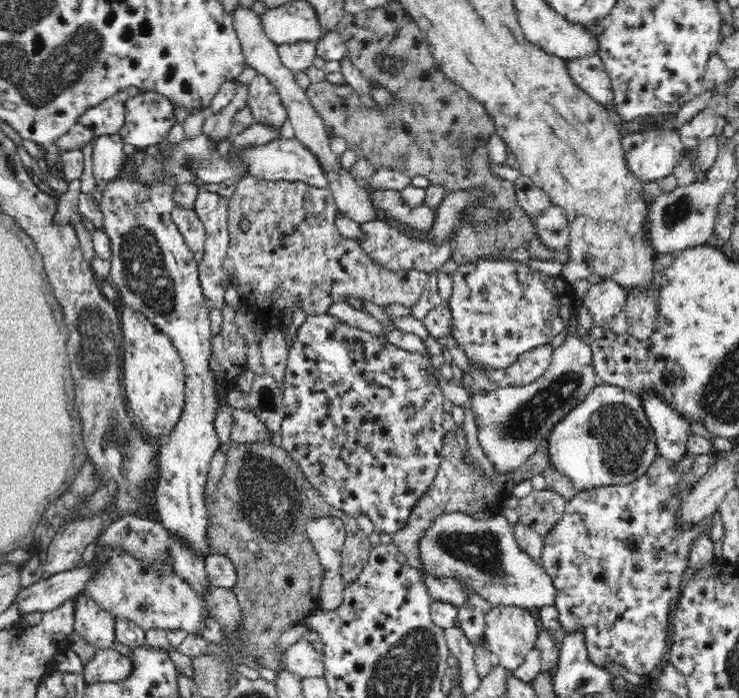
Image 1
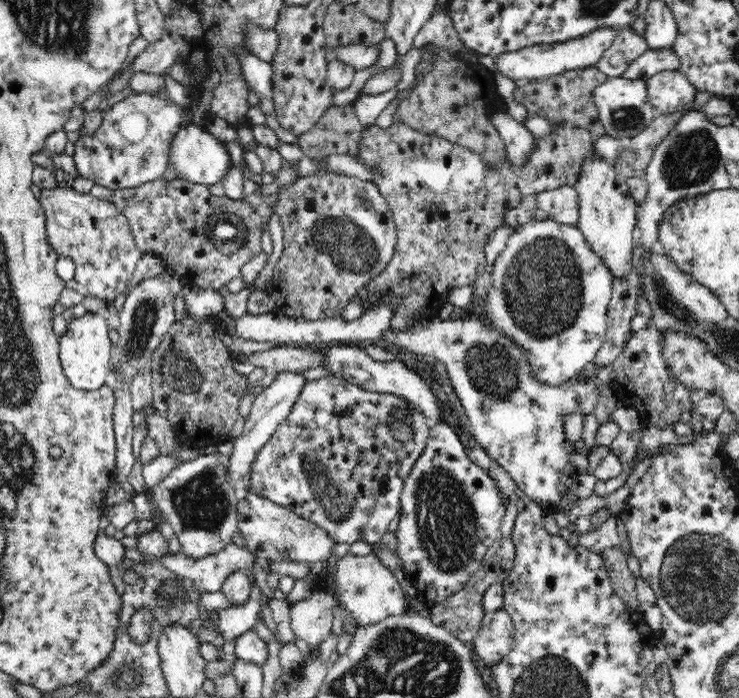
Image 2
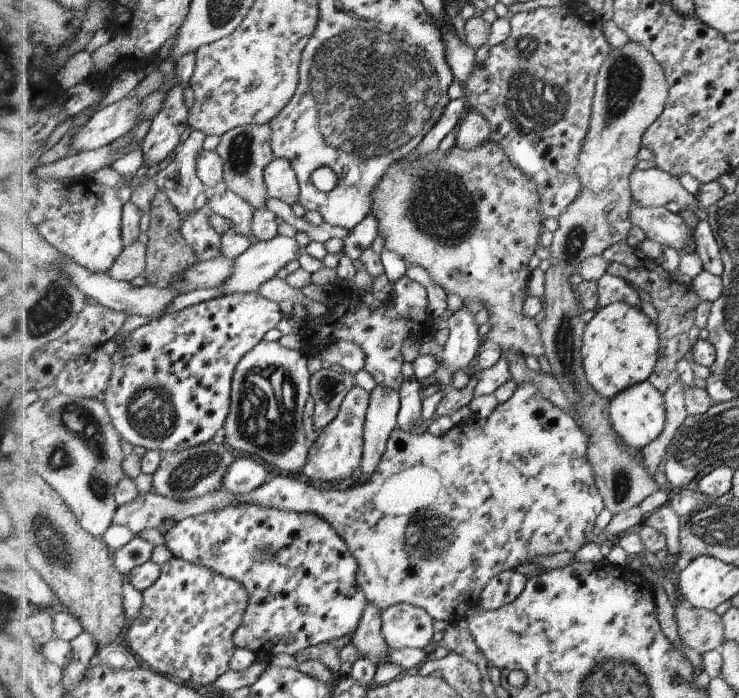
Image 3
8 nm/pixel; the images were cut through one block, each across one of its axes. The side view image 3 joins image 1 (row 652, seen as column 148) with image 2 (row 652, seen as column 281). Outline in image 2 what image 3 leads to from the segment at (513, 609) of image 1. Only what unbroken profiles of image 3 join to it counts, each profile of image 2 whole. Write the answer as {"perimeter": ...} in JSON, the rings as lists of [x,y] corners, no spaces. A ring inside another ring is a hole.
{"perimeter":[[[502,608],[485,613],[482,628],[474,637],[474,651],[486,665],[496,664],[515,643],[515,628],[511,616]]]}

